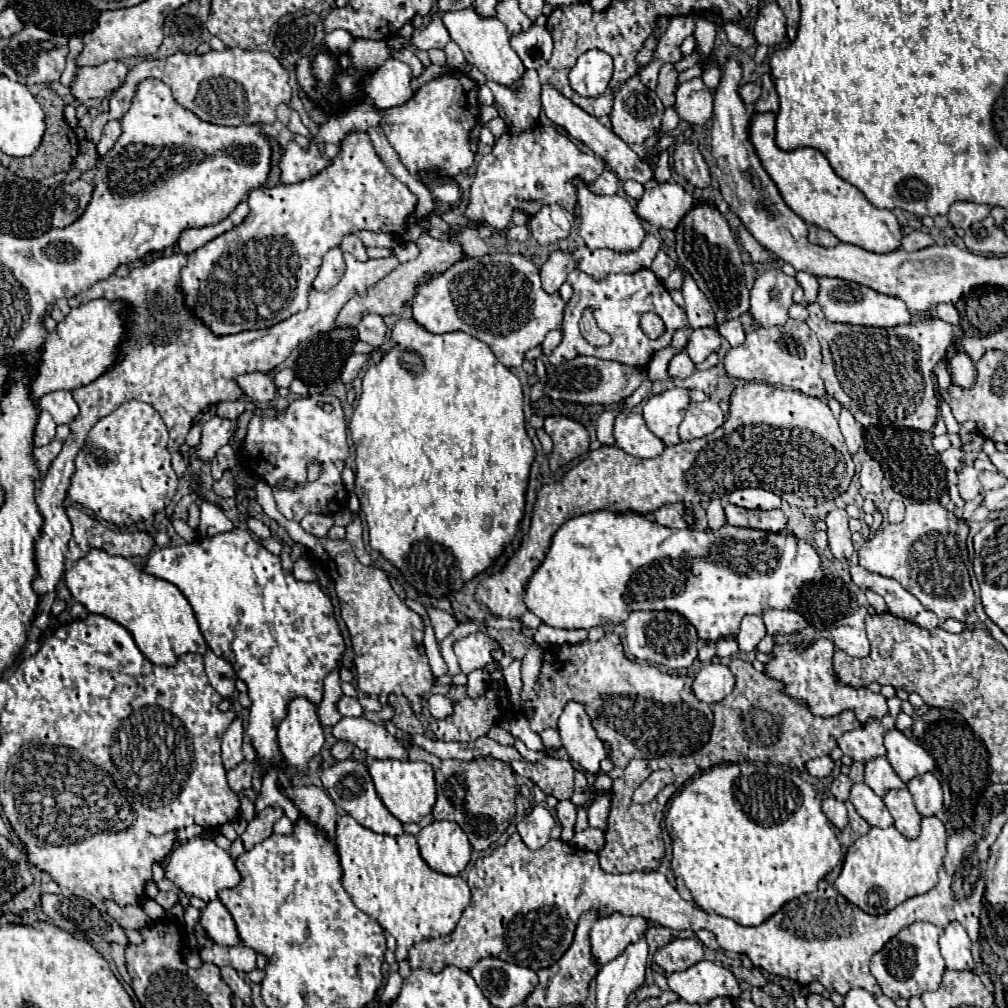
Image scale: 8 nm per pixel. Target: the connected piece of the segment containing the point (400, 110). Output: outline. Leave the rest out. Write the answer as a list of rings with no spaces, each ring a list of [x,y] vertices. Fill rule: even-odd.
[[[457,71],[425,83],[405,105],[387,109],[381,127],[411,175],[417,177],[423,169],[437,169],[443,175],[455,177],[473,165],[469,131],[477,123],[477,117],[477,83]]]

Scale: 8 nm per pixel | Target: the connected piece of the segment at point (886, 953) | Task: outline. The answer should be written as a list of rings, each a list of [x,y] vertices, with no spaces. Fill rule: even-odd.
[[[917,921],[905,927],[903,931],[899,931],[891,941],[885,943],[885,947],[879,953],[873,955],[869,967],[887,997],[909,999],[913,995],[921,995],[923,991],[937,989],[937,985],[941,983],[941,975],[945,971],[945,963],[937,945],[939,935],[941,935],[941,927],[933,923]]]

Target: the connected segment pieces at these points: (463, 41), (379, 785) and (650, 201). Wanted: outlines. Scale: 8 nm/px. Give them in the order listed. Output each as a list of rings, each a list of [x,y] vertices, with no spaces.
[[[471,5],[461,11],[445,11],[443,23],[451,35],[451,41],[455,41],[461,47],[465,59],[473,63],[481,73],[485,73],[489,81],[511,87],[513,81],[519,81],[525,73],[521,59],[509,45],[509,33],[497,17],[483,17],[475,11],[475,5]]]
[[[387,759],[387,761],[369,761],[367,771],[375,783],[377,795],[381,797],[383,805],[389,809],[391,815],[395,815],[401,823],[419,823],[419,819],[427,813],[431,813],[431,807],[435,805],[435,779],[433,779],[433,767],[425,761],[399,761],[399,759]]]
[[[663,183],[651,191],[645,191],[637,203],[637,215],[655,227],[673,231],[679,221],[699,203],[705,201],[679,183]]]

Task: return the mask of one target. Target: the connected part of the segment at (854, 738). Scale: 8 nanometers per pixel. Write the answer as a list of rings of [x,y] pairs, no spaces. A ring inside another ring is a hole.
[[[885,715],[869,725],[861,725],[859,729],[843,733],[837,745],[853,761],[869,761],[873,757],[885,755],[883,735],[893,727],[895,727],[895,719],[891,715]]]

